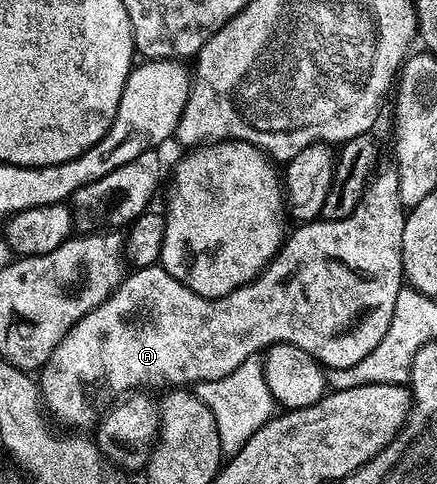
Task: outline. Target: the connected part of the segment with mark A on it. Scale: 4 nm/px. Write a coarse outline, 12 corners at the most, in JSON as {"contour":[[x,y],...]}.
{"contour":[[396,170],[292,228],[218,299],[130,270],[40,368],[92,428],[138,389],[219,381],[276,343],[380,345],[403,286]]}

